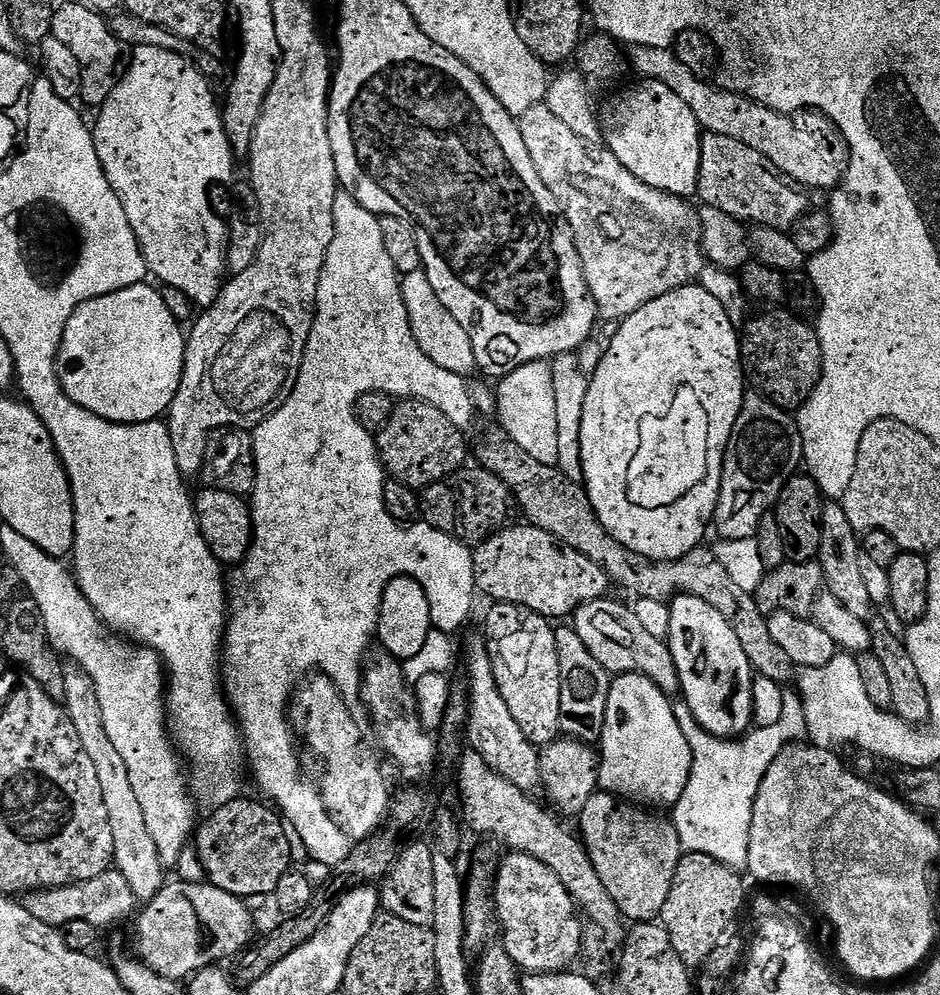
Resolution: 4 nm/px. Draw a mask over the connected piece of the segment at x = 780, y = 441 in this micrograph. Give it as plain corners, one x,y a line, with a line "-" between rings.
749,391
724,451
724,469
714,517
717,537
721,541
755,537
764,515
775,509
782,486
801,471
803,459
804,447
795,419
767,396

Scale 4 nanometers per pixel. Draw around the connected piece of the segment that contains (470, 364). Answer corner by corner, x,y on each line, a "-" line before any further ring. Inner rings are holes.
423,270
407,273
402,280
402,298
408,307
410,326
420,349
431,360
438,362
438,366
450,370
450,374
471,377
471,372
475,373
477,366
470,334
449,314
446,306
442,306
438,294
434,294
428,273

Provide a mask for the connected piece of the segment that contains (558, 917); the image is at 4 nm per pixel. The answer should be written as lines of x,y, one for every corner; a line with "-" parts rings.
513,851
507,855
494,873
502,947
516,958
516,967
525,973
563,973
571,969
571,964
581,959
582,920
577,904
566,886
538,858

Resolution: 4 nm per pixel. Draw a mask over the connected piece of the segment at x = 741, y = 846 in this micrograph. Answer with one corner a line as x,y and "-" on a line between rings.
784,691
782,718
778,722
770,726
753,727
739,738
711,736
706,730
702,730
690,706
682,698
673,703
672,709
692,751
692,769
686,782
686,790
682,790
682,798
678,798
670,812
670,819
678,830
680,847
684,852
710,854
710,858
718,858
718,862
737,870
747,869
750,854
750,818
754,814
754,798
758,794
758,786
762,786
762,778
766,778
770,762
774,762
774,758
778,758
778,754
782,754
782,750
788,745
803,741
808,734
804,703
800,700
799,691

